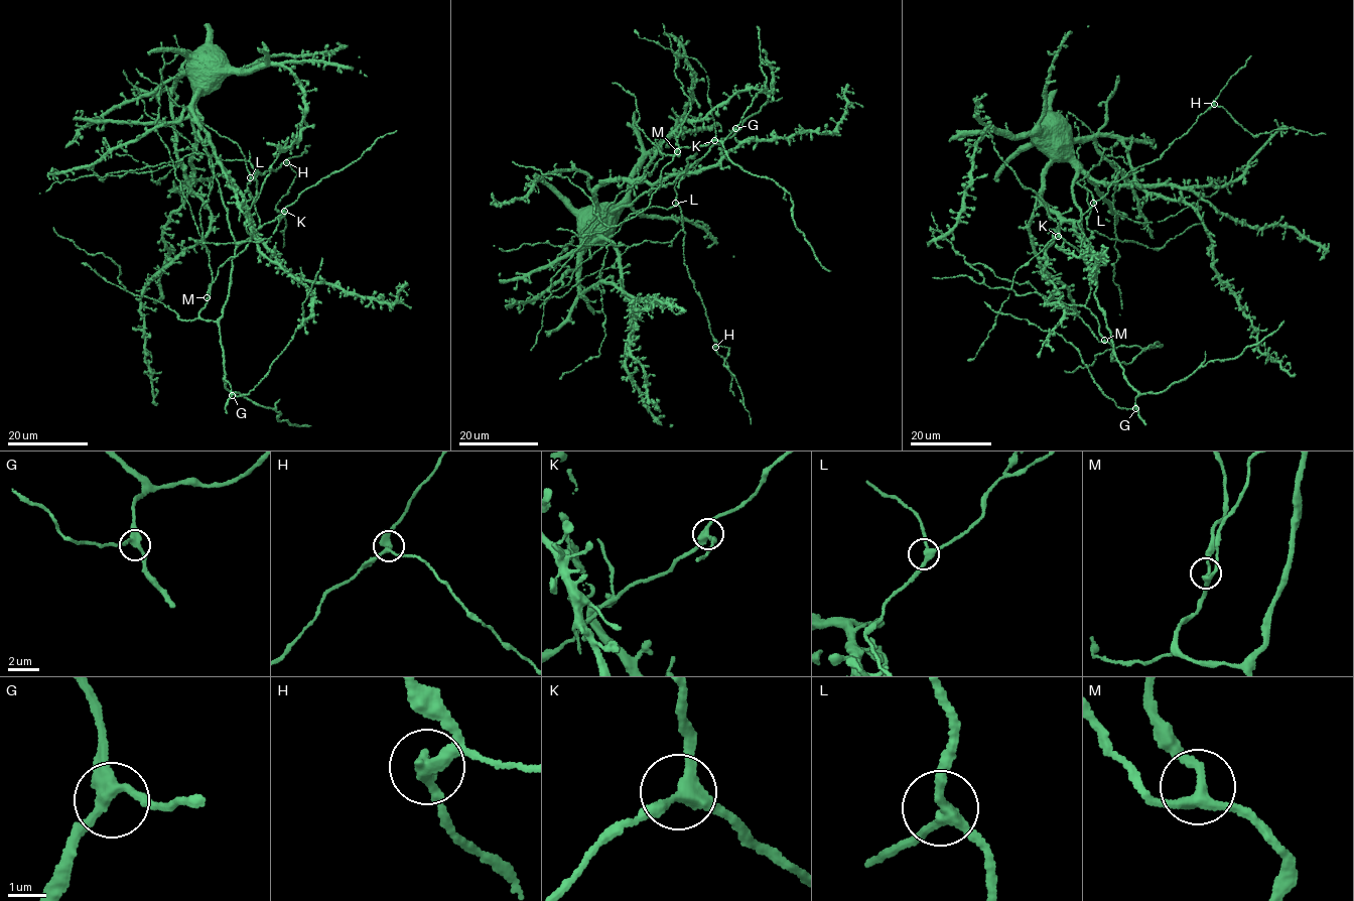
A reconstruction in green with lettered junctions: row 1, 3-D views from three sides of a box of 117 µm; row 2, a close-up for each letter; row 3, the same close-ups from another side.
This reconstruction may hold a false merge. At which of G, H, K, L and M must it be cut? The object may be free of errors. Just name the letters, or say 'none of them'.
H

